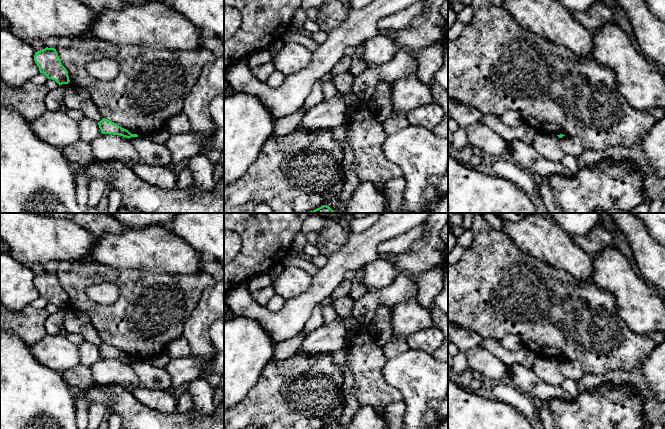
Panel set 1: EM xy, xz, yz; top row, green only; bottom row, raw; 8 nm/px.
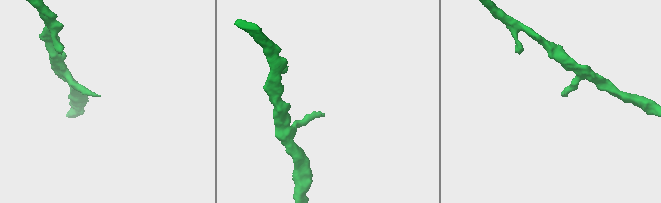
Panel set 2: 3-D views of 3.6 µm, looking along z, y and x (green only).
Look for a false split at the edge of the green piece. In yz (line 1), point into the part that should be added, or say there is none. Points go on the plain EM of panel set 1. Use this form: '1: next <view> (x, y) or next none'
1: next none

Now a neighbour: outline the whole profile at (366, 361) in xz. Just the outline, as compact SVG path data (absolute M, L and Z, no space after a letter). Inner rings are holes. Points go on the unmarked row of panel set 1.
M377 337L366 344L353 343L348 346L345 366L352 372L354 379L352 394L362 406L370 406L387 422L385 418L385 408L393 403L403 401L403 397L398 389L392 387L384 378L383 368L388 360L383 348L377 343Z

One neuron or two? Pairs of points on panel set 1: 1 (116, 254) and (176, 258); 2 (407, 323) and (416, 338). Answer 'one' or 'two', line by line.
1: one
2: two

